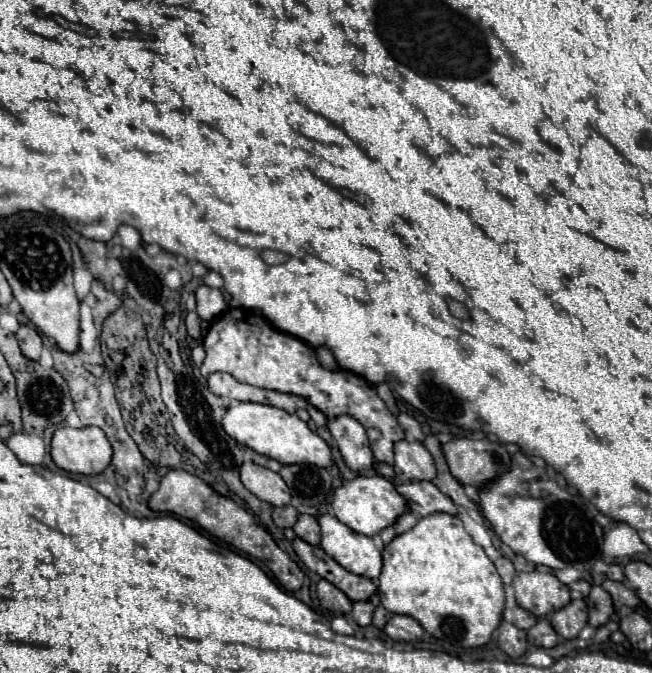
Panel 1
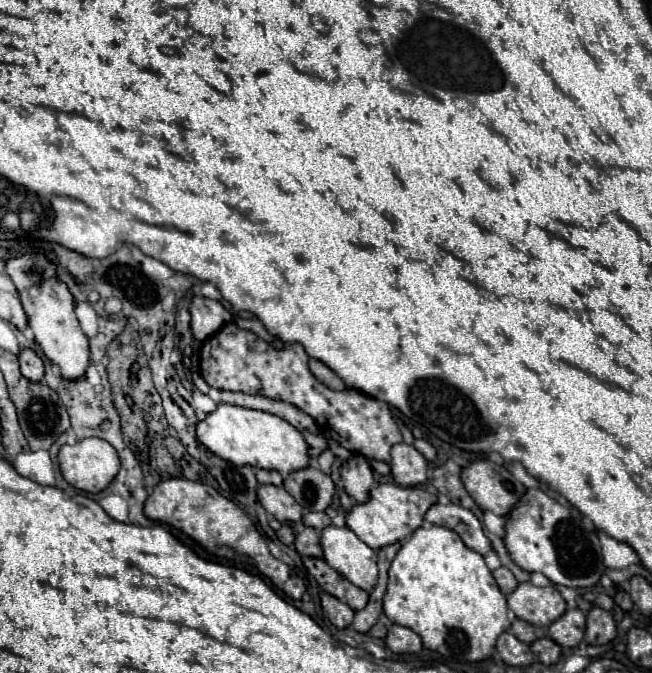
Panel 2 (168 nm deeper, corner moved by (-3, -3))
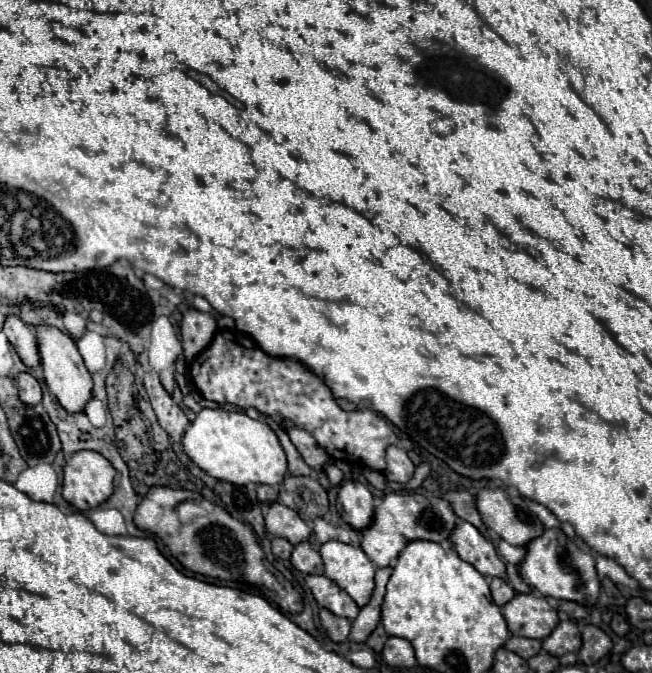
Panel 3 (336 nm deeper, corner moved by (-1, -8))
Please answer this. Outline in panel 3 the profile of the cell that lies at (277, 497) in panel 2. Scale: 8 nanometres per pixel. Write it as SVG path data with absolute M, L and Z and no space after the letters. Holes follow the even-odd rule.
M272 504L264 518L266 518L266 530L272 536L284 538L294 546L306 542L312 534L312 528L294 510L286 508L284 504Z

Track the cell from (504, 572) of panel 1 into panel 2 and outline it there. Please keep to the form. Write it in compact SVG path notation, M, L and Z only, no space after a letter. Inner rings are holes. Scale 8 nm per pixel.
M498 567L498 569L494 571L494 579L496 579L496 583L498 583L498 587L502 589L502 593L504 593L504 595L512 593L512 591L516 589L516 585L518 585L516 577L514 577L514 575L512 575L512 571L510 571L510 569L506 569L506 567Z

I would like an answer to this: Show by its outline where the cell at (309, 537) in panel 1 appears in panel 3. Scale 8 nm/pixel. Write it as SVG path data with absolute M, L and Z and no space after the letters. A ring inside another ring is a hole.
M302 542L302 544L294 546L290 562L302 574L322 574L324 572L324 564L322 564L320 554L314 552L308 542Z

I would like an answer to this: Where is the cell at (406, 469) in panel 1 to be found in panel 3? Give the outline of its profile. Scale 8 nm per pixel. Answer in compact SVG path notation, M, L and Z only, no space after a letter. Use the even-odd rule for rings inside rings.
M398 446L386 448L386 470L384 476L392 482L408 482L414 474L414 464L408 458L408 454Z

